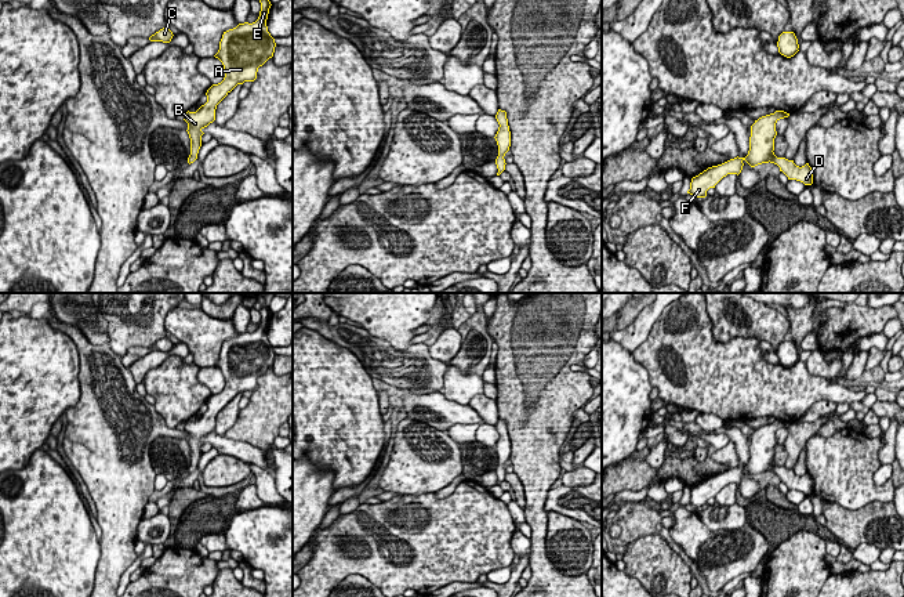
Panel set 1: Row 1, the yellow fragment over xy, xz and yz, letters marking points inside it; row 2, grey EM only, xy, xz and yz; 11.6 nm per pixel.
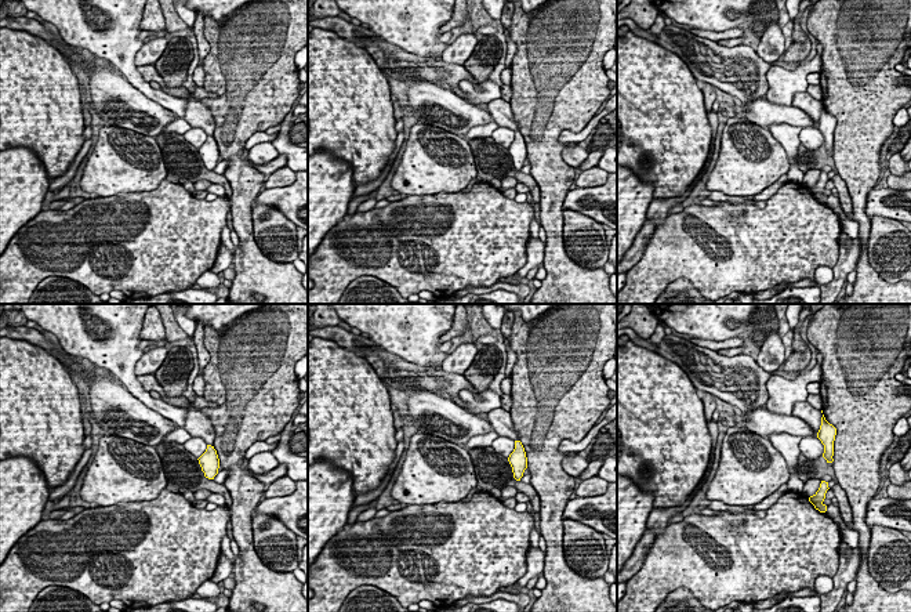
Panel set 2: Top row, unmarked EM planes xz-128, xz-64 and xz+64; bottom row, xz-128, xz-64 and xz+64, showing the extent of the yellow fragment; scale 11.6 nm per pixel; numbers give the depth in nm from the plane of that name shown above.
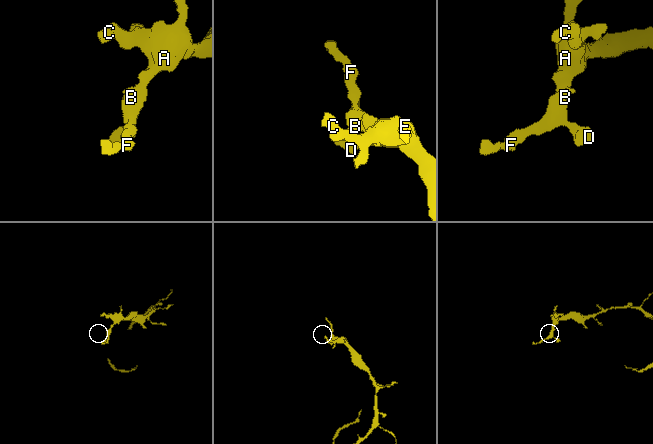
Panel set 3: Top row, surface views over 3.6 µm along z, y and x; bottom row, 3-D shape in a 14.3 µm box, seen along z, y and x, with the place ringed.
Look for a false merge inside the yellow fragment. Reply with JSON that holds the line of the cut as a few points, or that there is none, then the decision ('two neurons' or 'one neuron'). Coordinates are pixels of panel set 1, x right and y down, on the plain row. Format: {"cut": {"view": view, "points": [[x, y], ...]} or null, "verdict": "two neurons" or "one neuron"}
{"cut": null, "verdict": "one neuron"}

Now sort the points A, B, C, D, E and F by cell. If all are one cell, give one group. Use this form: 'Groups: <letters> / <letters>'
Groups: A B C D E F

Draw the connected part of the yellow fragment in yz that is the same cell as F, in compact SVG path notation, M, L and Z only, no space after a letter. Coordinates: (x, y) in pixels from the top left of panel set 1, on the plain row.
M776 420L774 423L766 424L755 430L751 435L751 446L749 446L749 460L745 467L734 467L722 474L708 477L698 485L691 488L690 499L687 503L696 507L705 507L707 500L709 498L715 498L715 495L727 484L740 484L744 475L744 470L755 477L762 473L774 473L780 477L788 489L796 489L803 492L805 495L813 493L813 480L806 473L799 477L794 473L794 470L788 470L785 467L777 467L774 464L774 448L777 445L776 433L780 428L788 427L789 423L784 420Z

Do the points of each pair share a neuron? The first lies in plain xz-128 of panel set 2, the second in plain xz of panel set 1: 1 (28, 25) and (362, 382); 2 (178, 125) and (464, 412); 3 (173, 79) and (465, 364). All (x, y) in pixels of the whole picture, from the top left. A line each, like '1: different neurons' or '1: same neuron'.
1: different neurons
2: different neurons
3: same neuron

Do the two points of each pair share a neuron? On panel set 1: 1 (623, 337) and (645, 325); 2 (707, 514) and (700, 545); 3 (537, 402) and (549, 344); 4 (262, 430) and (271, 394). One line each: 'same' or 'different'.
1: same
2: different
3: same
4: same

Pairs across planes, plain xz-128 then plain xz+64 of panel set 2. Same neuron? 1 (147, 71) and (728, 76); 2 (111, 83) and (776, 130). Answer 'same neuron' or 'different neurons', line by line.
1: same neuron
2: different neurons

